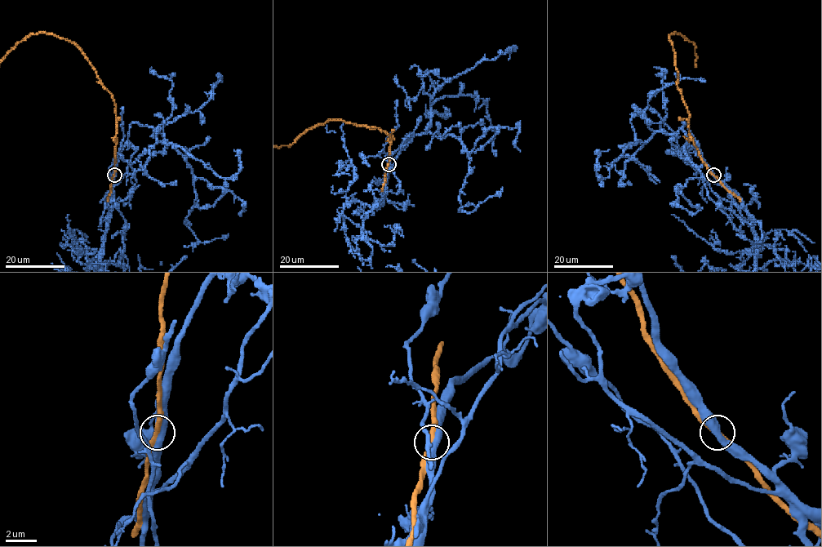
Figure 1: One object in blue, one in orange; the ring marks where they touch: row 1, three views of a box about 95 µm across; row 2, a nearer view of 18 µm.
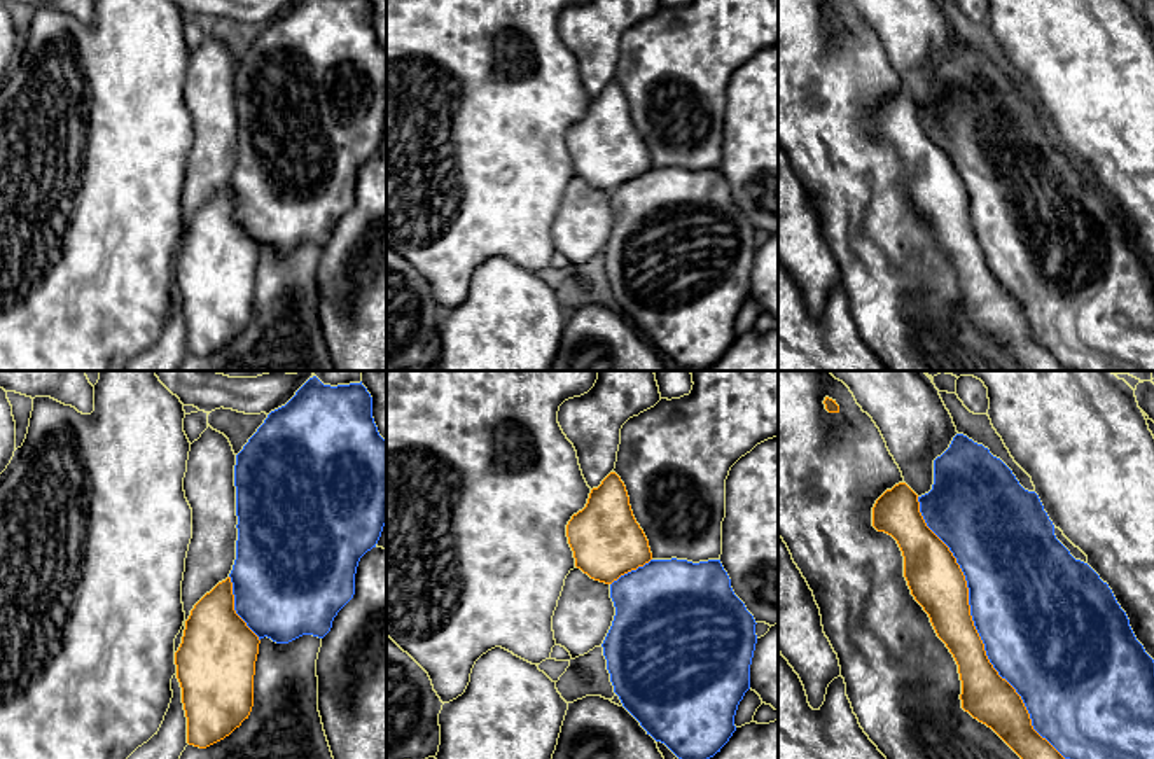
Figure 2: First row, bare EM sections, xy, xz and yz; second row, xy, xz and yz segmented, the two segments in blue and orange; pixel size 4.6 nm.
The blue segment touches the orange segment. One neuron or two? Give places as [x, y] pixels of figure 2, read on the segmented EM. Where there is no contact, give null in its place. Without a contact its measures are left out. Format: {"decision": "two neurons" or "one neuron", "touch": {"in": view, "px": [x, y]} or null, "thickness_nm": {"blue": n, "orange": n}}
{"decision": "one neuron", "touch": {"in": "yz", "px": [976, 628]}, "thickness_nm": {"blue": 500, "orange": 240}}

